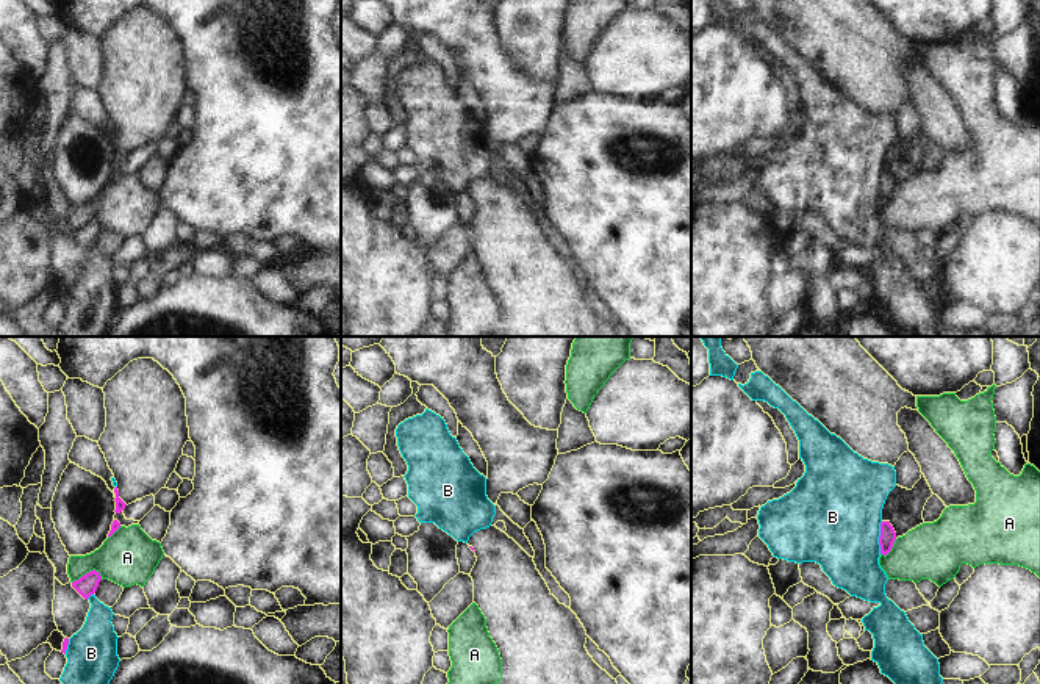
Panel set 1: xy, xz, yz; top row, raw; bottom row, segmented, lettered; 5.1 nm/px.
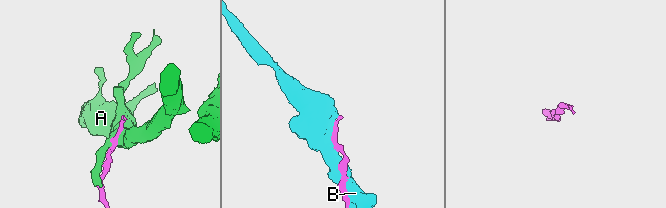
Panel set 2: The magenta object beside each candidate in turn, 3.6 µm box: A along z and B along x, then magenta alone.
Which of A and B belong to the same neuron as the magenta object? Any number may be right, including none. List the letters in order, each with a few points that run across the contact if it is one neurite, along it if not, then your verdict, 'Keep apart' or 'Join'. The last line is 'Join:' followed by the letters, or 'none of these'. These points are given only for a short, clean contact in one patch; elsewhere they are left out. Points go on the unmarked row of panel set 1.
A: Line: xy (102, 226), (89, 219), (72, 232). Keep apart
B: Keep apart
Join: none of these.

